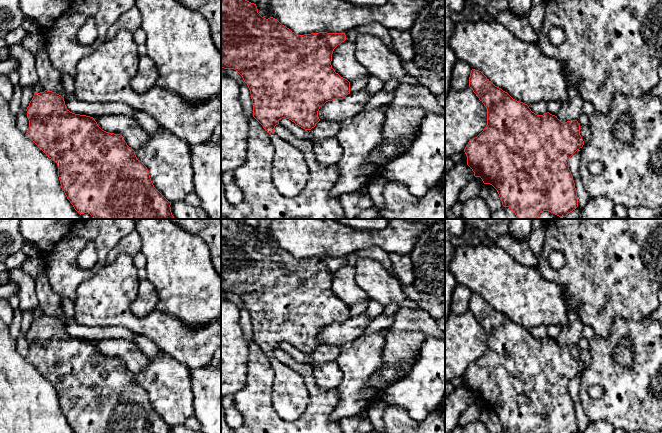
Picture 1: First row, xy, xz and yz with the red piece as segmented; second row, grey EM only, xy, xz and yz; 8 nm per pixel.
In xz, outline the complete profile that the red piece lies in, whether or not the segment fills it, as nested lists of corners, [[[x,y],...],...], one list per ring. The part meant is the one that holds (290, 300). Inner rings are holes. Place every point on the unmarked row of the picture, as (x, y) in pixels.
[[[221,219],[221,291],[234,293],[242,300],[250,314],[253,341],[269,358],[274,357],[282,342],[311,354],[320,345],[318,335],[326,326],[350,318],[350,306],[336,297],[331,289],[334,273],[346,263],[345,257],[295,258],[277,243],[262,241],[256,228],[239,224],[235,219]]]

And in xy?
[[[56,316],[34,317],[26,333],[29,352],[26,360],[57,387],[61,412],[74,433],[171,433],[169,426],[153,409],[147,391],[120,358],[102,354],[90,340],[70,336]]]

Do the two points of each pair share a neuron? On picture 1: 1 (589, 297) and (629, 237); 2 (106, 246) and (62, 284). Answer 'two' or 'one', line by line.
1: one
2: one

